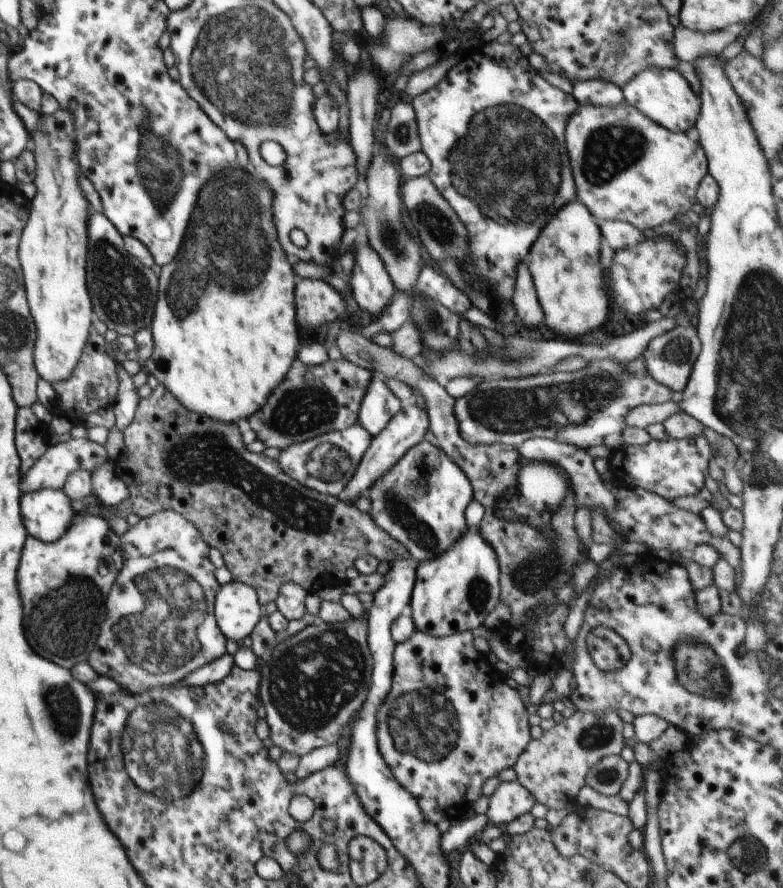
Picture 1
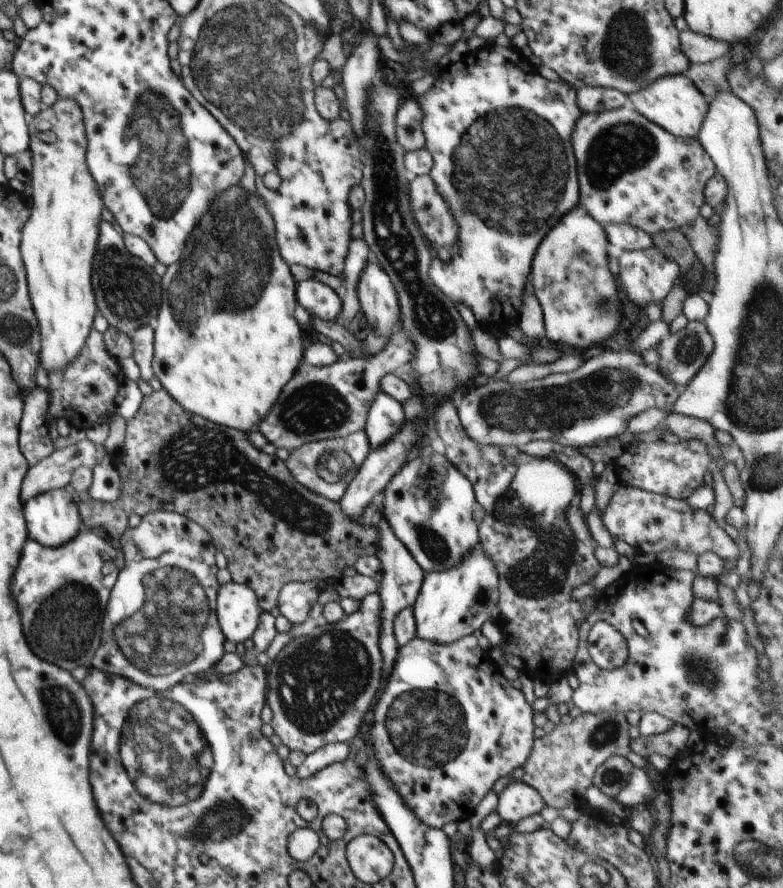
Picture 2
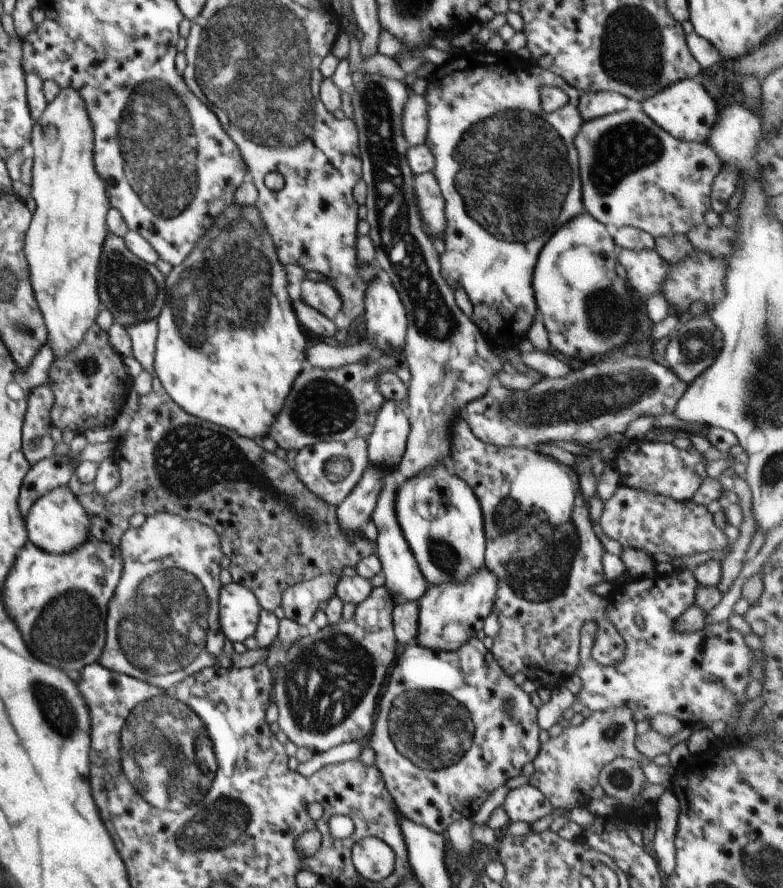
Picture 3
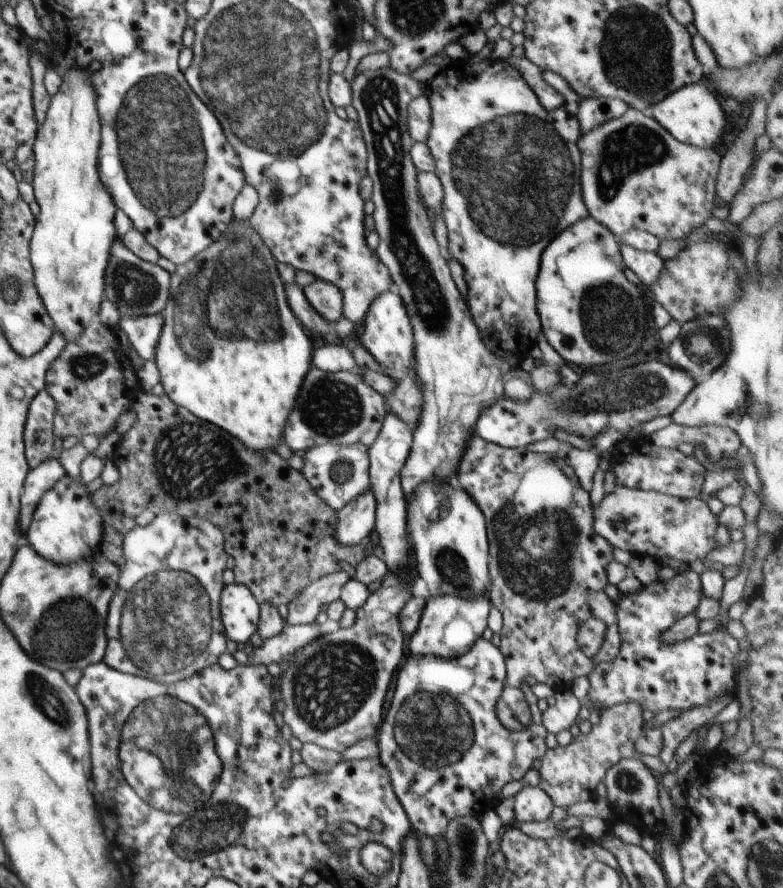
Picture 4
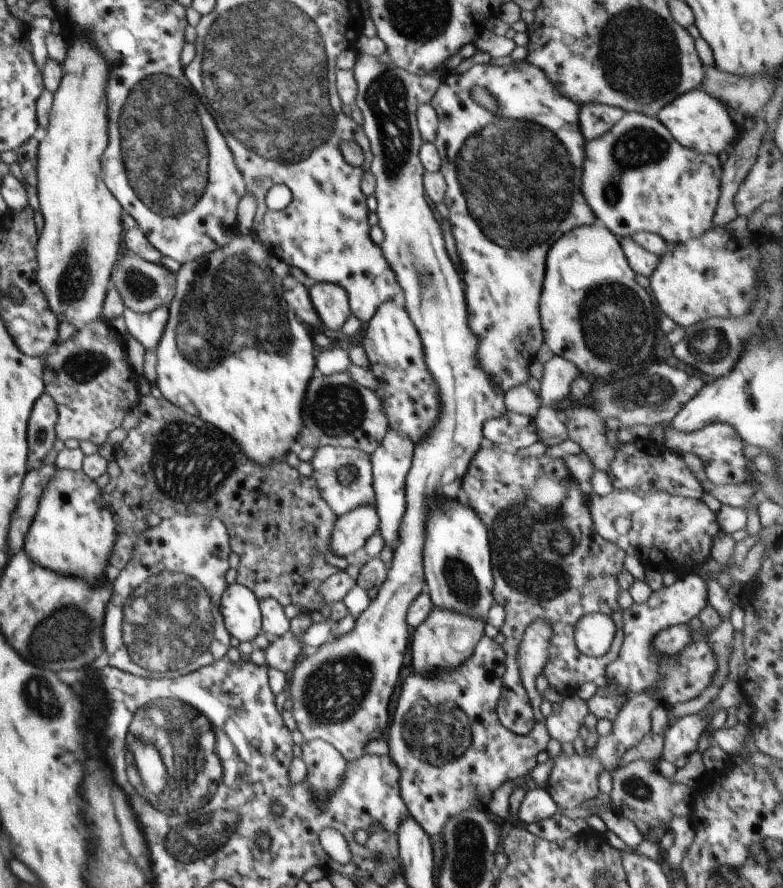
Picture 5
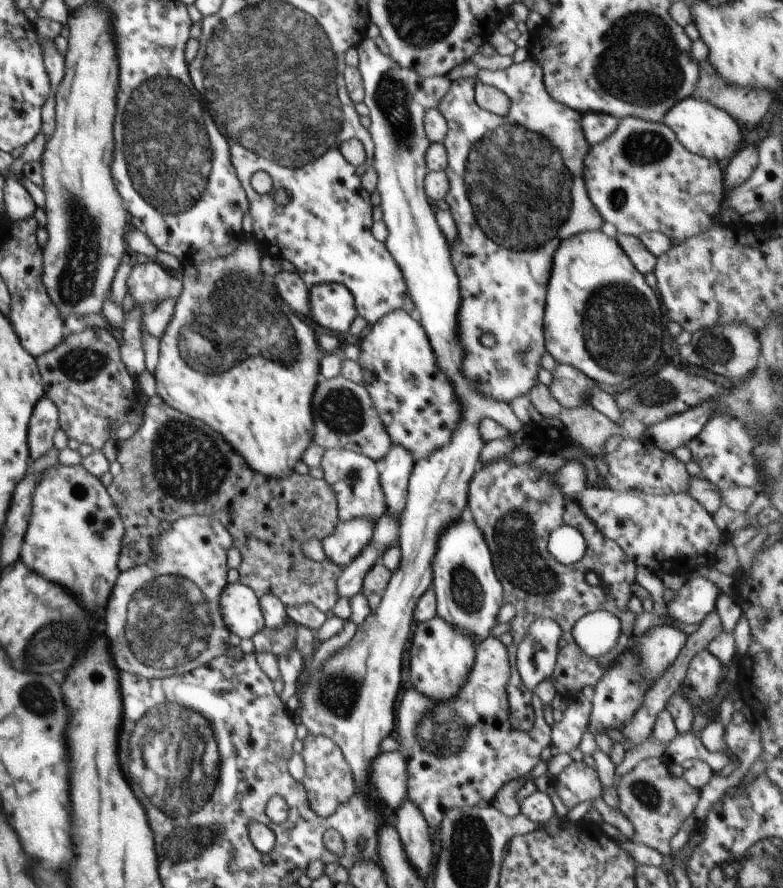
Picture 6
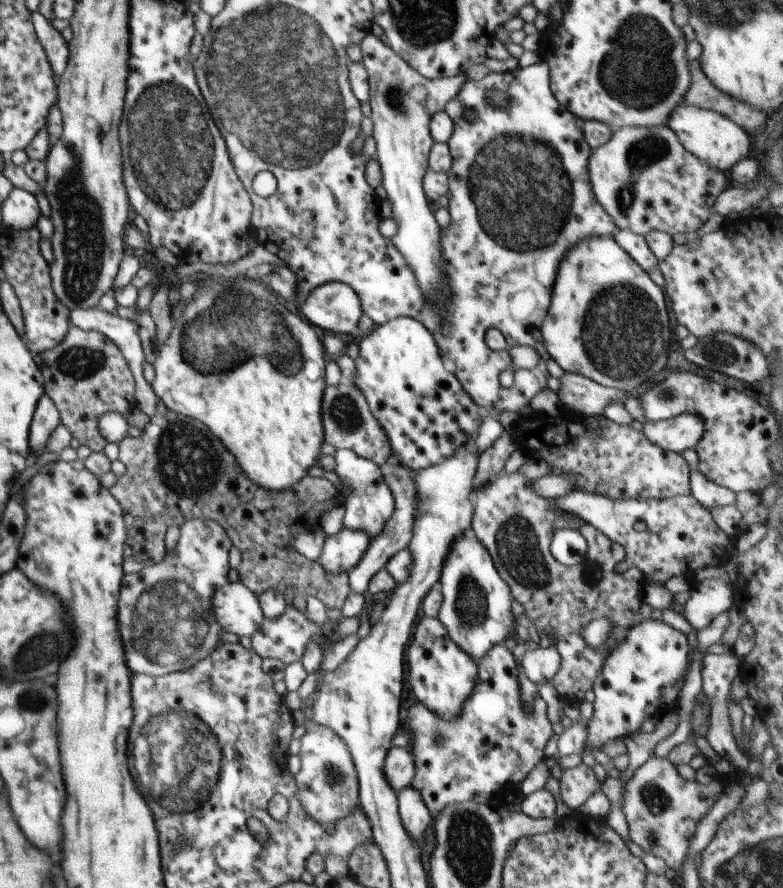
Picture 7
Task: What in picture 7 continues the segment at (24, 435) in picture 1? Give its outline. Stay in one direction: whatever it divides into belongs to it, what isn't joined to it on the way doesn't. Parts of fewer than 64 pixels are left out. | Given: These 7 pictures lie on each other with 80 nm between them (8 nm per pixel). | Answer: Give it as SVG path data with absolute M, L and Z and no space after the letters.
M44 394L36 406L30 426L30 450L34 456L44 454L47 443L52 433L60 424L60 414L54 402Z

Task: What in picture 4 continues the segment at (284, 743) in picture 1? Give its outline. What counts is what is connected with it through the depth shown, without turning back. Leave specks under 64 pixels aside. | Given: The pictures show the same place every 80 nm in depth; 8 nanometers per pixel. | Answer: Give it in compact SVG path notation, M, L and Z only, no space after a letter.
M387 573L382 586L368 596L362 608L356 610L356 619L350 628L339 628L318 636L314 642L298 648L293 658L283 665L276 698L283 700L286 708L278 719L290 726L292 735L300 742L316 744L340 753L360 740L377 737L376 730L384 718L384 698L390 680L400 664L403 664L404 636L400 630L399 613L406 600L413 598L412 587L413 584L400 580L400 576Z

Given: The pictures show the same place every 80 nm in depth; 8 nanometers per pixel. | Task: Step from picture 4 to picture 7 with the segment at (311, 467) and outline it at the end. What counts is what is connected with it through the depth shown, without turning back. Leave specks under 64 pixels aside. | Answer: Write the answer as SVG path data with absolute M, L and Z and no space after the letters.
M337 449L332 455L335 460L334 472L350 489L349 494L340 492L341 503L344 505L344 518L342 524L350 530L362 530L368 534L368 538L376 538L386 520L394 514L395 499L384 482L383 474L378 465L372 460L360 457L349 449Z

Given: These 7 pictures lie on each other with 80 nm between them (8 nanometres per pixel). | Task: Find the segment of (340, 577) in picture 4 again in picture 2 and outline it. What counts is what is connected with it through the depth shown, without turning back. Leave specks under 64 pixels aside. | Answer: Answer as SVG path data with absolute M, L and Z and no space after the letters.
M312 581L308 583L290 582L279 593L277 607L281 615L290 623L300 624L309 617L312 604L318 601L318 596L325 590L327 582Z

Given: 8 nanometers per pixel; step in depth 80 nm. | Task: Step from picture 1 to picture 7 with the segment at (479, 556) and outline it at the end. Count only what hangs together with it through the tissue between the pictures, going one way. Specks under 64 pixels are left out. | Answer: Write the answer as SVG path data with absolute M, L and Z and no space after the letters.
M424 616L416 626L414 640L408 648L408 663L408 682L418 701L442 720L456 720L464 700L468 700L474 690L478 678L477 662L450 638L437 617Z

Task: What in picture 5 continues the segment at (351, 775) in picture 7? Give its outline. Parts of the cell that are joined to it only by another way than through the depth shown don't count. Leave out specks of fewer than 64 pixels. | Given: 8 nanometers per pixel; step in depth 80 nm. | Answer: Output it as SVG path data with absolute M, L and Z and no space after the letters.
M305 740L301 749L301 759L307 768L304 780L311 788L320 810L325 811L331 796L343 786L349 764L340 751L327 740Z

